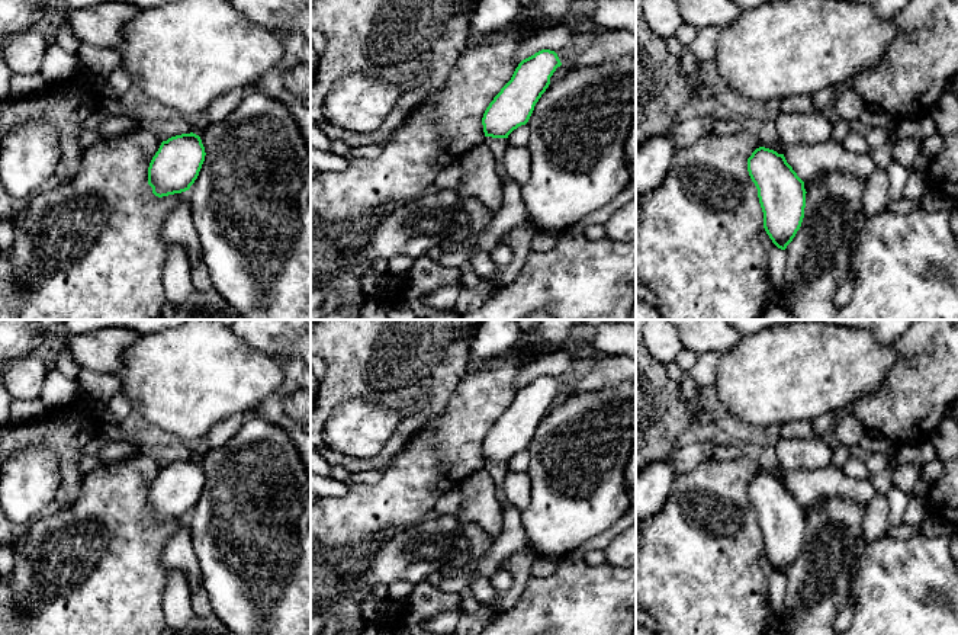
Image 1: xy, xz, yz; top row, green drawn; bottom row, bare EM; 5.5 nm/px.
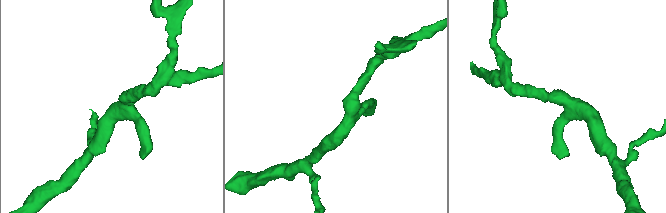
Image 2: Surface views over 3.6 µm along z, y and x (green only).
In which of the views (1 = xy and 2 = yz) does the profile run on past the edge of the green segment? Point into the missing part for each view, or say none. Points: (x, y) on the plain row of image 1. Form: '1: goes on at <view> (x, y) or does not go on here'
1: does not go on here
2: does not go on here

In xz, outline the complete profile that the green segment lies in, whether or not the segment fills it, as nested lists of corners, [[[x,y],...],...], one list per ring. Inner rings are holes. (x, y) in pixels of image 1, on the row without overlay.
[[[550,375],[523,385],[483,439],[485,462],[508,464],[514,455],[525,450],[560,391],[557,379]]]

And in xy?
[[[181,459],[163,466],[148,493],[148,510],[158,523],[190,514],[205,487],[199,461]]]

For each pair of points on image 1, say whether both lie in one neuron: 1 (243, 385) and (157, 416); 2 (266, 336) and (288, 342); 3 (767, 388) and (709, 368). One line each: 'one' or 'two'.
1: one
2: one
3: two

